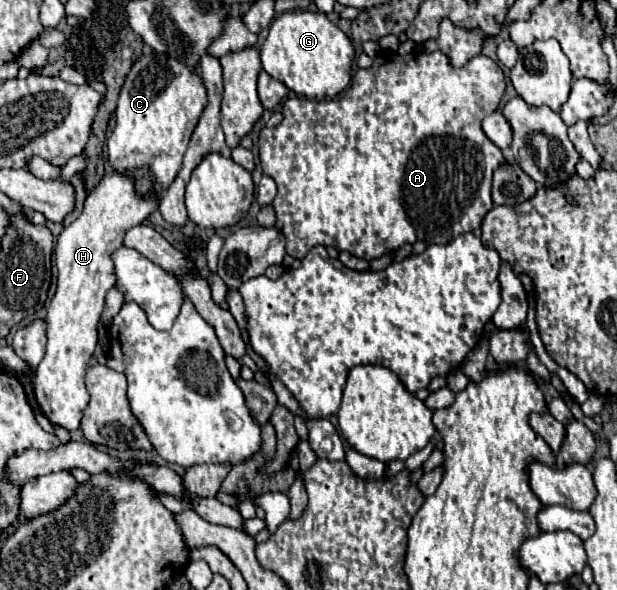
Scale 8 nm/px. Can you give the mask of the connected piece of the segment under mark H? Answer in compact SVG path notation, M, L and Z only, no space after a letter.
M111 173L101 179L91 195L87 195L83 213L65 227L57 239L55 265L59 281L47 309L47 351L35 373L35 397L45 417L69 431L79 429L83 409L89 403L83 377L97 345L97 323L103 311L105 293L115 285L111 253L123 245L127 229L139 225L155 209L157 201L153 197L139 199L135 195L133 179Z

